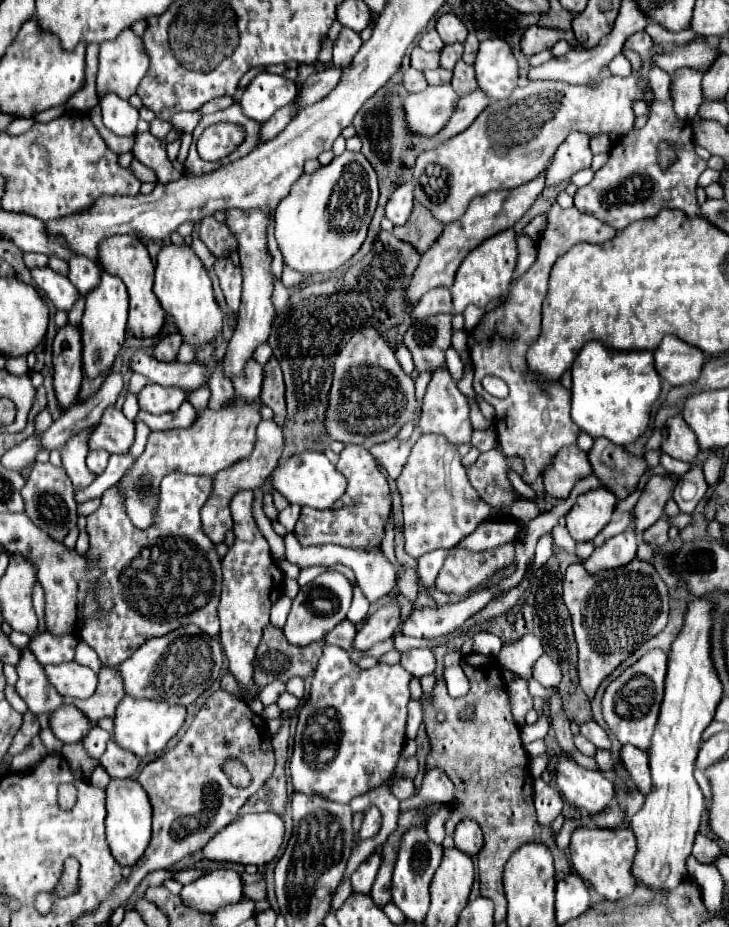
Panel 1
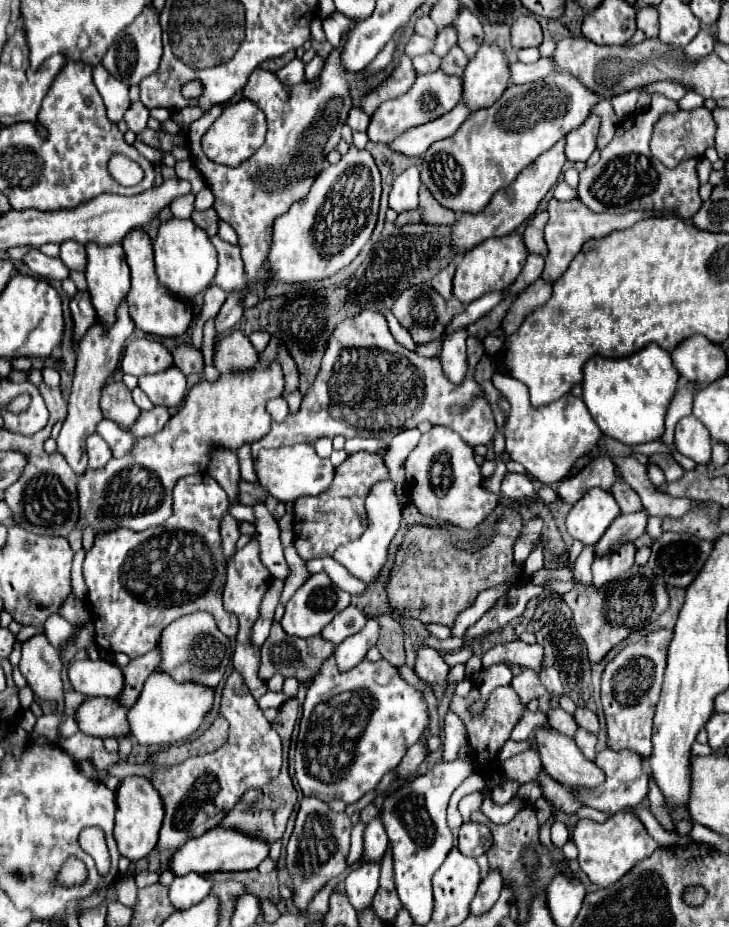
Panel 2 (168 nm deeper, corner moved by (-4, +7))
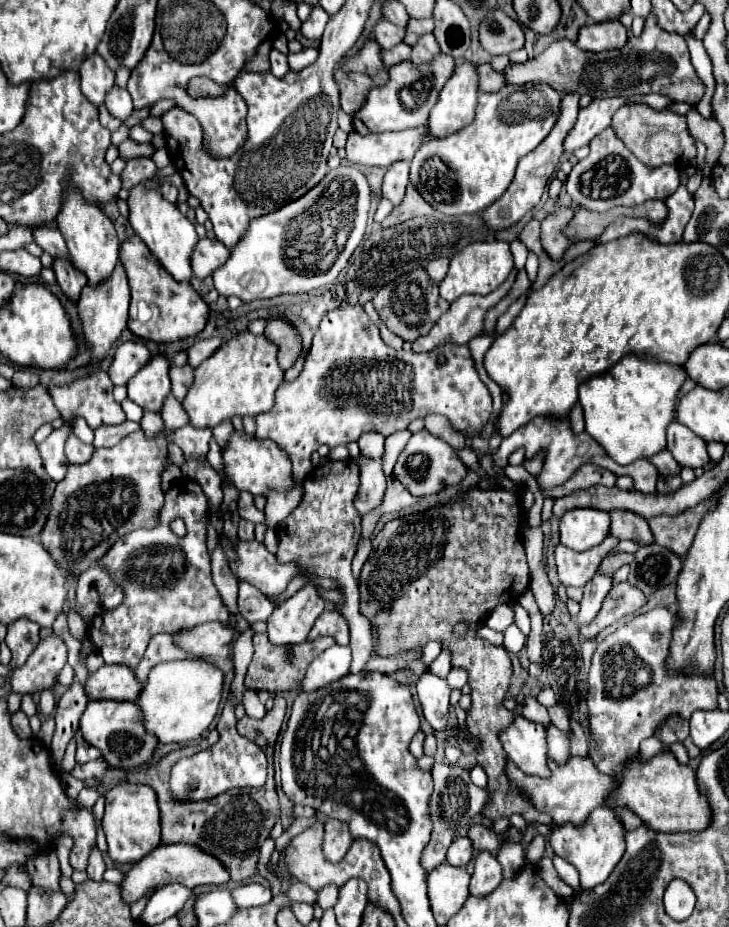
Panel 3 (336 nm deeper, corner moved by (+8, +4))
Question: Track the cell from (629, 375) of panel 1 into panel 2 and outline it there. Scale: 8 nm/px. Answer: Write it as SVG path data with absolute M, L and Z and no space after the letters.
M656 343L622 359L592 357L584 367L584 403L606 437L612 437L628 447L656 441L664 435L664 419L668 405L676 393L678 371L670 353Z

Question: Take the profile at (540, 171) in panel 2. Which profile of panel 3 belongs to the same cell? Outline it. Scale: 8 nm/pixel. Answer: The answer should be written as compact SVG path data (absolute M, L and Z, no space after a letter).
M570 94L570 96L564 96L562 98L562 114L558 118L558 124L552 128L552 132L542 140L542 144L532 150L530 154L526 154L520 162L518 162L518 168L516 168L516 176L512 180L512 184L508 186L508 190L494 202L490 204L484 212L482 212L482 220L486 222L486 228L492 230L492 232L498 232L498 230L504 230L504 228L510 228L512 224L516 224L530 208L534 208L540 198L542 198L542 192L548 184L548 180L552 178L556 166L558 166L558 160L562 156L562 142L564 142L564 136L570 132L570 128L574 126L576 122L576 116L578 116L578 96L576 94Z

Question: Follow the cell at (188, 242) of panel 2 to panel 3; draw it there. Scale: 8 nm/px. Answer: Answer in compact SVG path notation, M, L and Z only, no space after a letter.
M166 166L156 172L154 178L136 184L130 190L130 224L134 232L142 238L142 242L148 246L148 250L156 256L156 260L162 264L166 272L172 274L176 282L190 282L192 278L192 266L190 266L190 254L194 246L198 244L198 234L194 230L194 224L168 200L160 196L160 178L174 174L174 166Z

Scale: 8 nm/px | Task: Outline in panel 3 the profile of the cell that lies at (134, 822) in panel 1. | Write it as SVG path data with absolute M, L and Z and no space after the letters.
M120 782L108 790L102 830L106 834L108 854L114 862L138 862L148 856L160 844L160 810L156 804L156 792L150 790L150 786L130 782Z

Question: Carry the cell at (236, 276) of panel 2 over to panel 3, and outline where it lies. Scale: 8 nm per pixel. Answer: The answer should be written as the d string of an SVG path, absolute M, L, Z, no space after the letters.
M202 238L194 252L192 252L192 272L198 280L206 280L210 274L214 274L214 270L218 266L224 266L228 256L228 248L222 246L222 242L218 240L210 240L210 238Z

